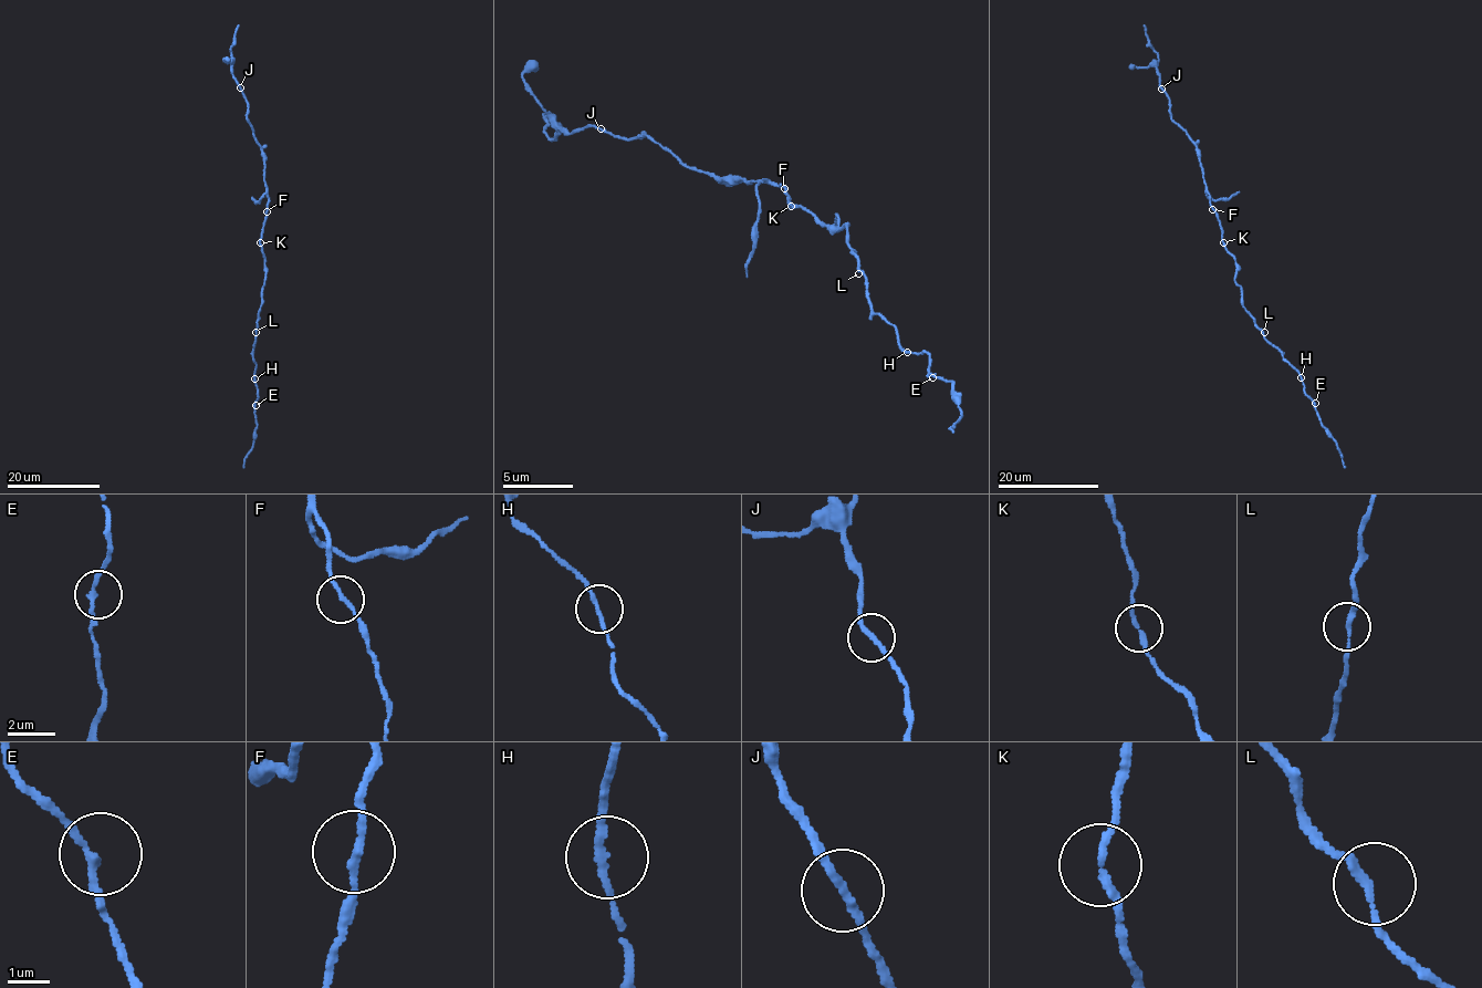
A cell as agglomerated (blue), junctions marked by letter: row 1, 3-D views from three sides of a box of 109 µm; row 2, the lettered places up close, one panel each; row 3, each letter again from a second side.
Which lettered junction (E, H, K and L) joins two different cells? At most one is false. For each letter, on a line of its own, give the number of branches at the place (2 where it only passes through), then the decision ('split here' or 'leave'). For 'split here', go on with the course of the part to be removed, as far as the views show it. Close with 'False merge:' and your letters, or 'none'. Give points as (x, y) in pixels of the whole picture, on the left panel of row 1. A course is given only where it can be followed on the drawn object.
E: 2 branches meet; leave
H: 2 branches meet; leave
K: 2 branches meet; leave
L: 2 branches meet; leave
False merge: none

